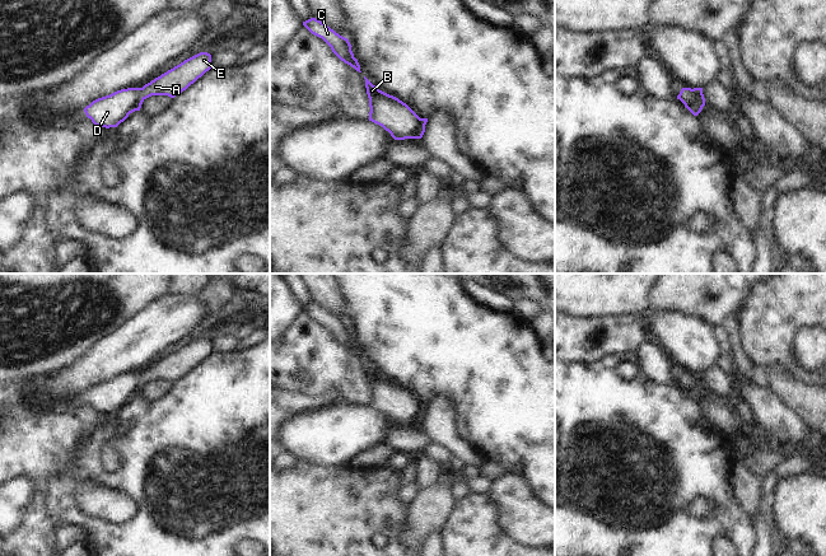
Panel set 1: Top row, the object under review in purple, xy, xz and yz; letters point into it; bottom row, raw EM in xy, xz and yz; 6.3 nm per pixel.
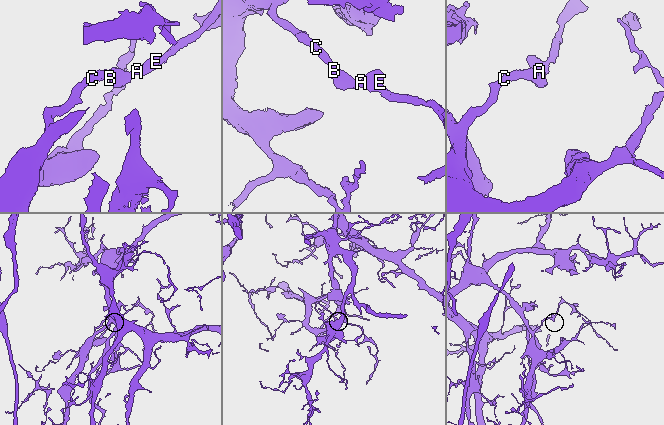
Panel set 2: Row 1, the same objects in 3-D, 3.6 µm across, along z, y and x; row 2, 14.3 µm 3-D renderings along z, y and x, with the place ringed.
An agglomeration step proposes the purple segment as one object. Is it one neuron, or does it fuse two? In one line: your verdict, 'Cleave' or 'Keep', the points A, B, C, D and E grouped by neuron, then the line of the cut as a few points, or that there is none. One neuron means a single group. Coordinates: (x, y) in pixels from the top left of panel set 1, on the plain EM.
Keep. Groups: A B C D E. No split.

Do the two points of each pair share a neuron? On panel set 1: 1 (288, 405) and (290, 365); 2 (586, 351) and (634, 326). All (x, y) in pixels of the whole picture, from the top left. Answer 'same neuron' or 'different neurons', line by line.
1: different neurons
2: same neuron

